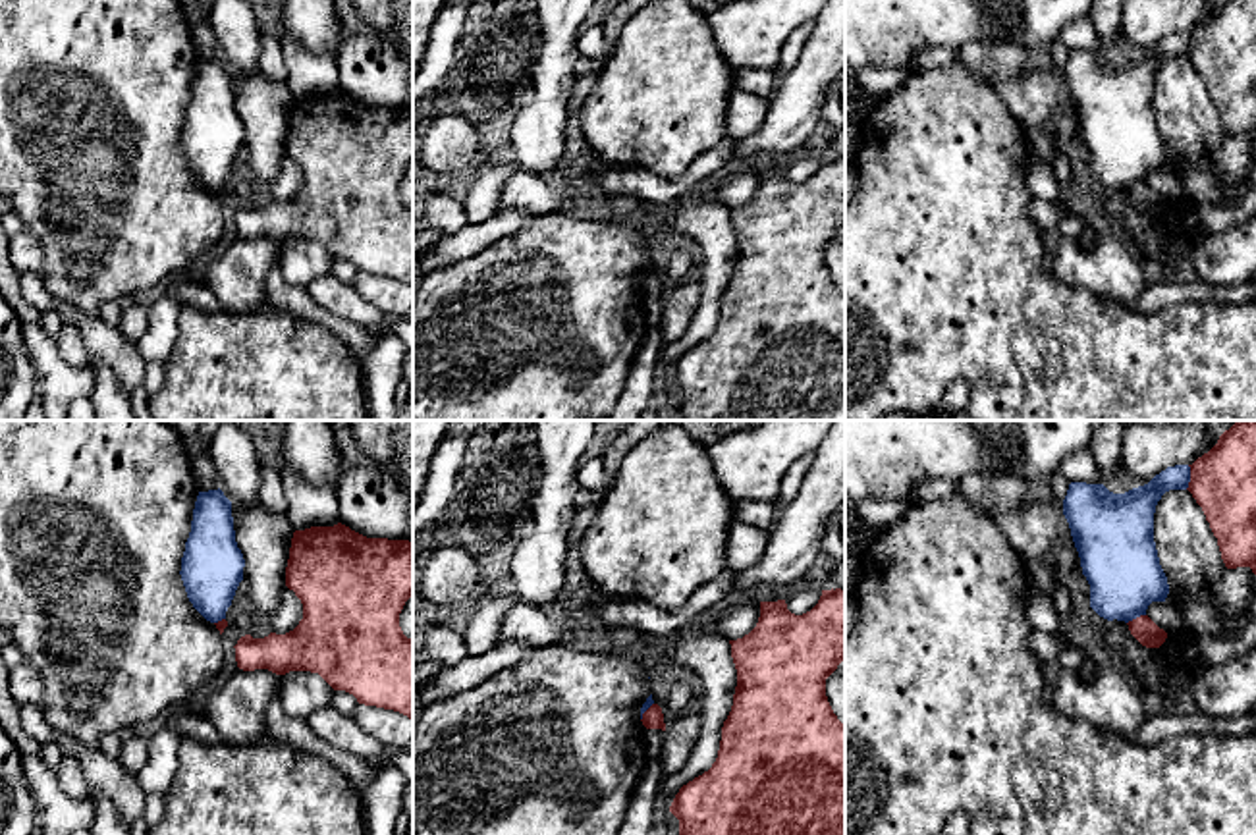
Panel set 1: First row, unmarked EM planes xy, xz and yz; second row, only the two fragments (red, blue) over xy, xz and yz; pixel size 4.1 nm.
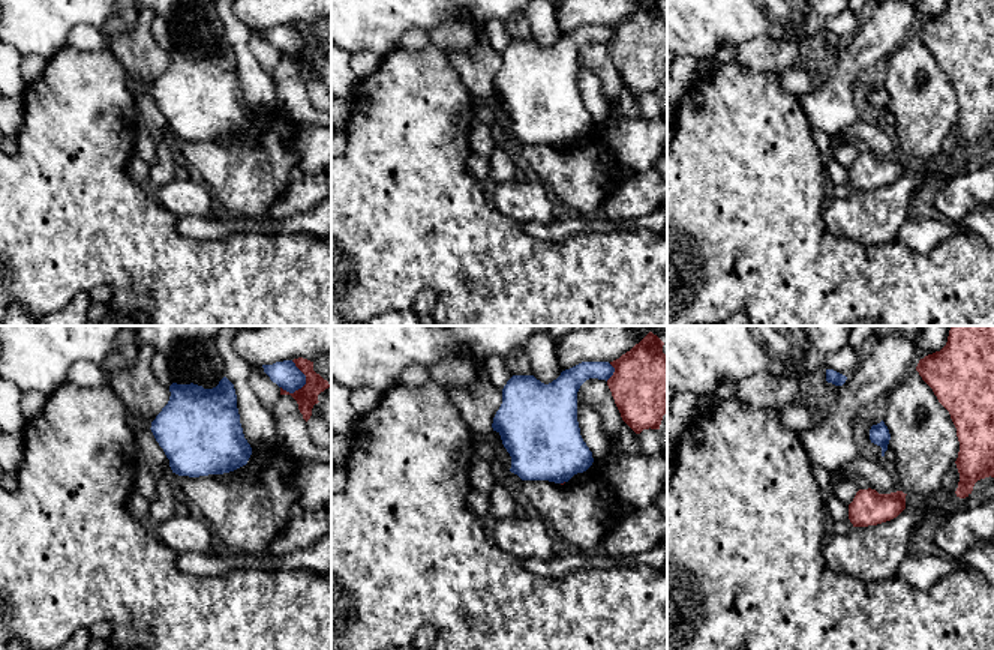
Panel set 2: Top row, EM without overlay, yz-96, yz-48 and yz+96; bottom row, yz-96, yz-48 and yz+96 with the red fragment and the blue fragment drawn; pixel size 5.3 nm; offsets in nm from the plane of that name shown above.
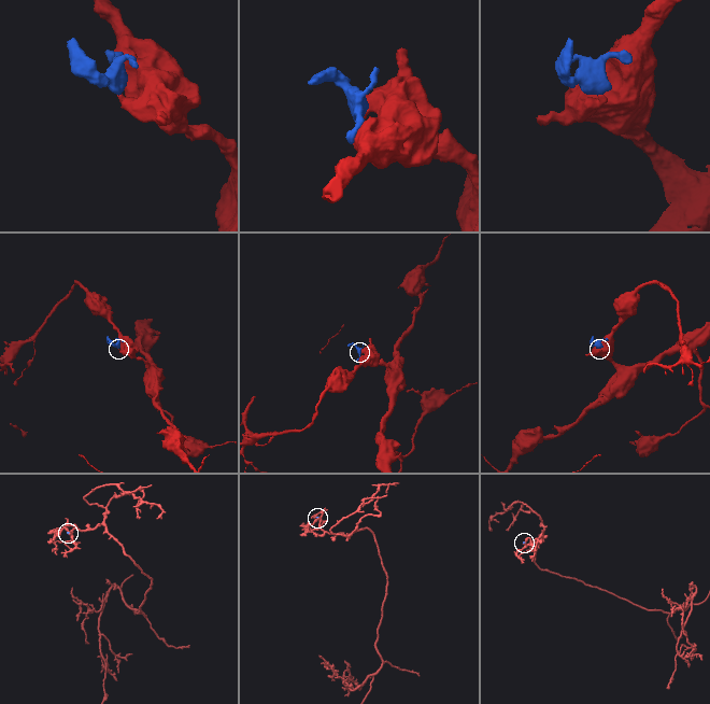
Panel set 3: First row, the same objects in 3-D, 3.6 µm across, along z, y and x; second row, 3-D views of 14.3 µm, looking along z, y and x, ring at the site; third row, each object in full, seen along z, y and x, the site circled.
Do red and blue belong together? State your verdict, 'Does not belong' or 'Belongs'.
Does not belong

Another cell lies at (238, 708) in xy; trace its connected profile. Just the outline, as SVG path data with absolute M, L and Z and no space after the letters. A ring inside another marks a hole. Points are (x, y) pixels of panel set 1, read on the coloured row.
M237 669L222 687L212 690L208 719L233 746L270 739L266 706L278 702L280 675L268 669Z

